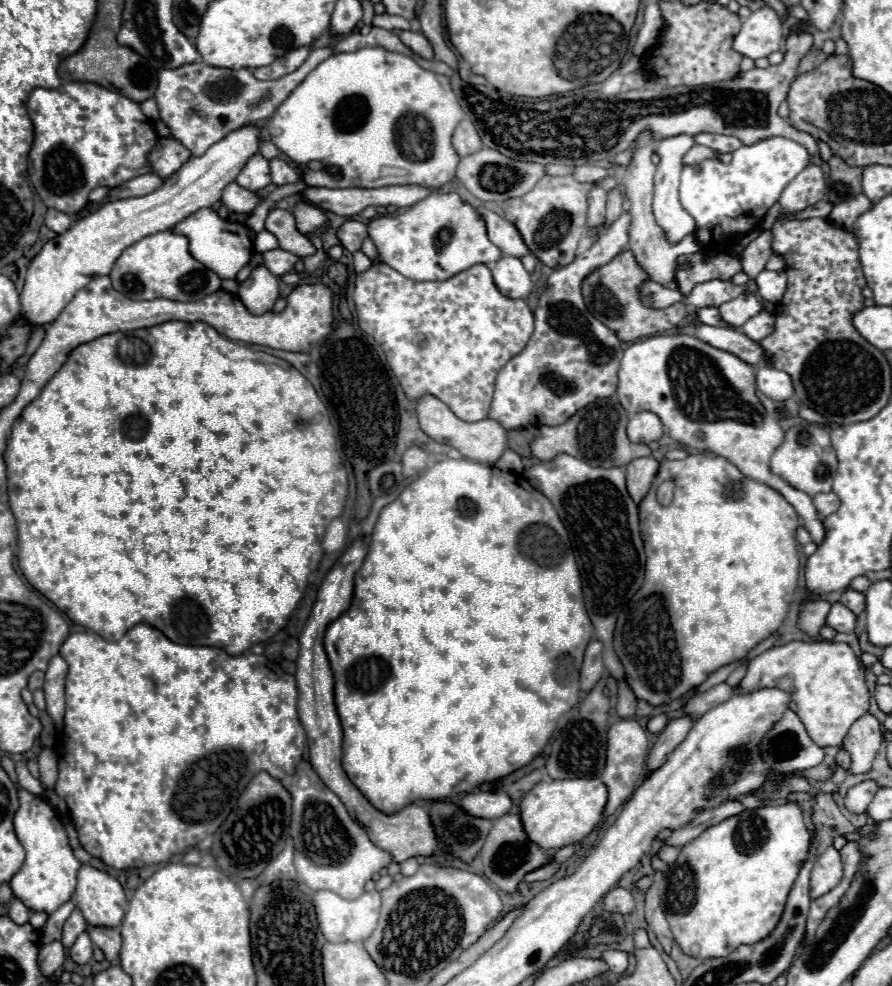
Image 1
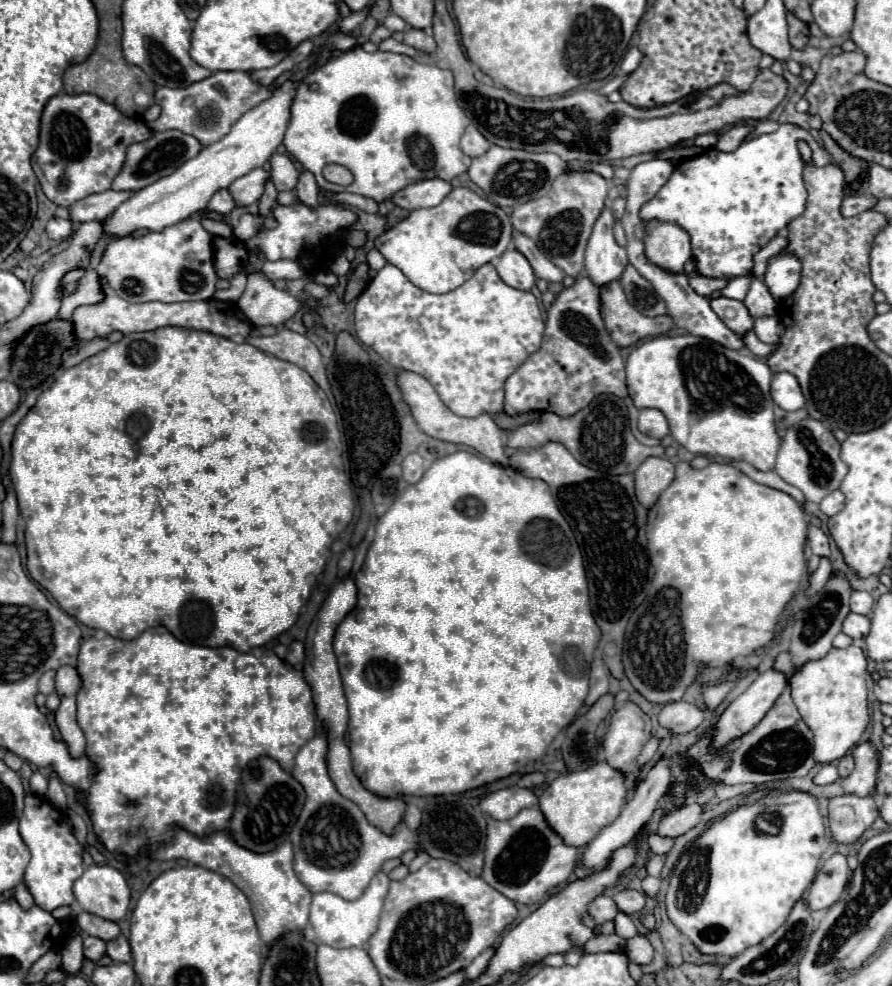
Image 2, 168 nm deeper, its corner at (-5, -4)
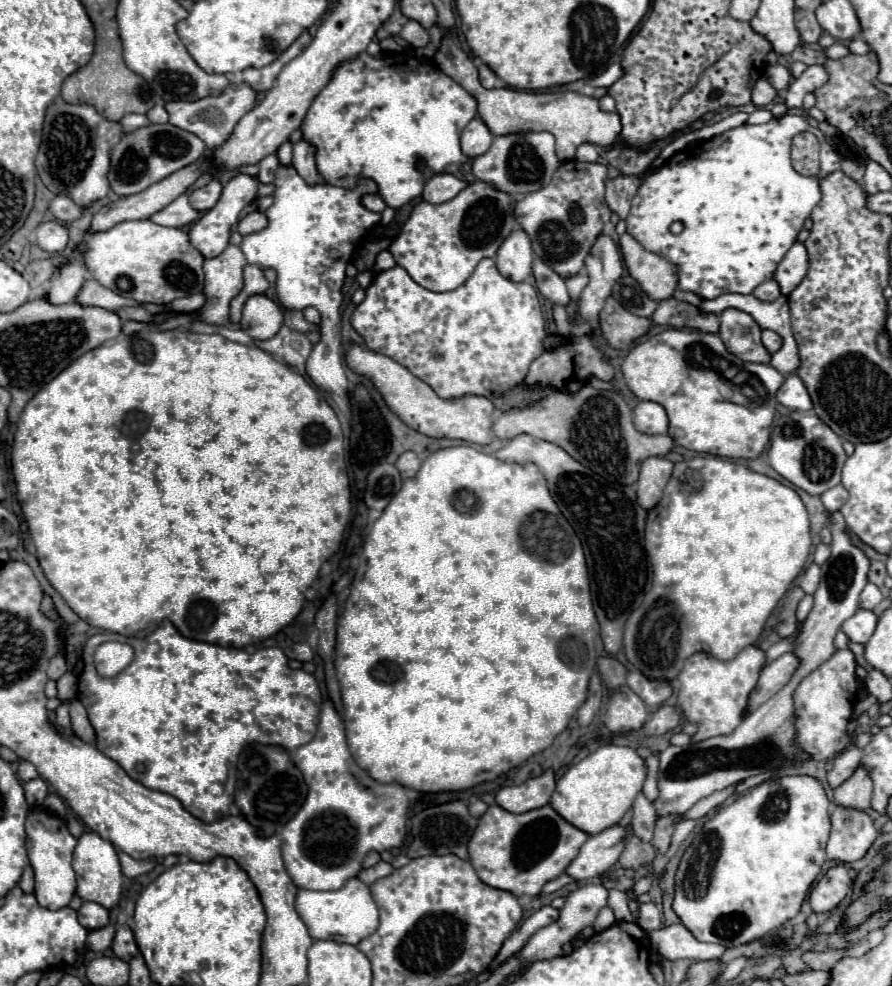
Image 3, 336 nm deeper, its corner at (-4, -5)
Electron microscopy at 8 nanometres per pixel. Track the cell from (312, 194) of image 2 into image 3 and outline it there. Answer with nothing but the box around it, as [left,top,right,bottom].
[292,139,322,185]

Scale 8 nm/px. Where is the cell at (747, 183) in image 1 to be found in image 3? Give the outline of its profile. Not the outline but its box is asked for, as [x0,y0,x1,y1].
[626,115,840,299]

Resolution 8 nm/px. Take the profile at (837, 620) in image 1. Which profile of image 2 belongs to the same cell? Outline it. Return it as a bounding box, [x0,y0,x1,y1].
[843,614,869,638]

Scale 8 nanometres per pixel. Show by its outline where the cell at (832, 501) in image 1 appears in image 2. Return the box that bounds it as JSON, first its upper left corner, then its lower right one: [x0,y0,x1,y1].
[819,490,843,516]

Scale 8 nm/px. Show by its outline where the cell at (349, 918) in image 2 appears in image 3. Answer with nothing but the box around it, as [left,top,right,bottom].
[294,877,378,945]

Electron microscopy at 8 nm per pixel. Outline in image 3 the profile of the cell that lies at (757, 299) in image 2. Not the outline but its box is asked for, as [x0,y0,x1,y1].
[754,279,780,301]

